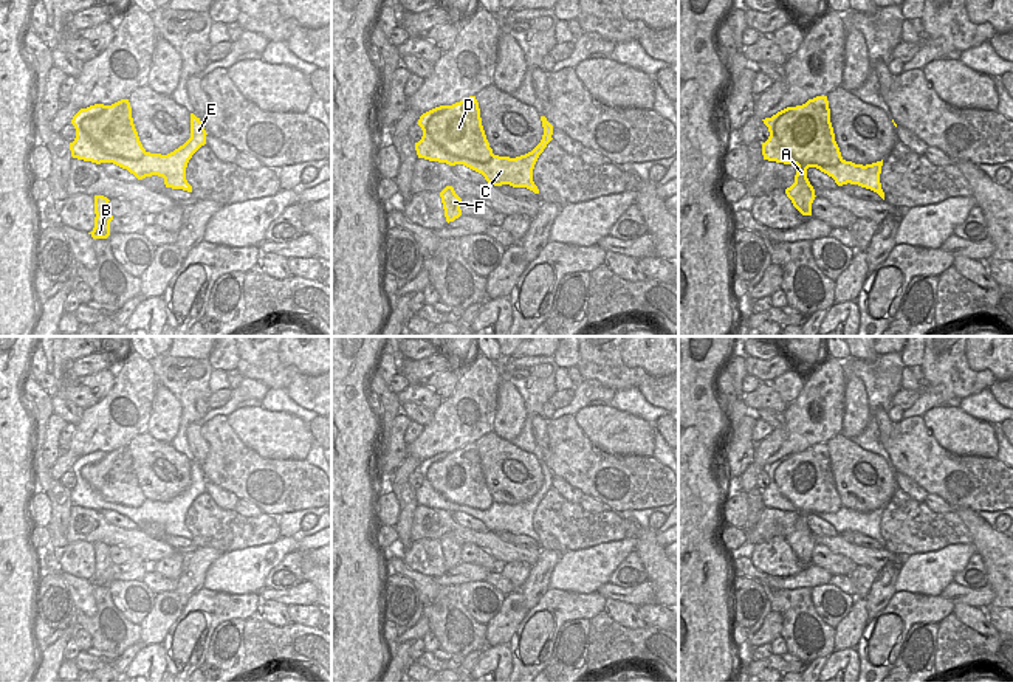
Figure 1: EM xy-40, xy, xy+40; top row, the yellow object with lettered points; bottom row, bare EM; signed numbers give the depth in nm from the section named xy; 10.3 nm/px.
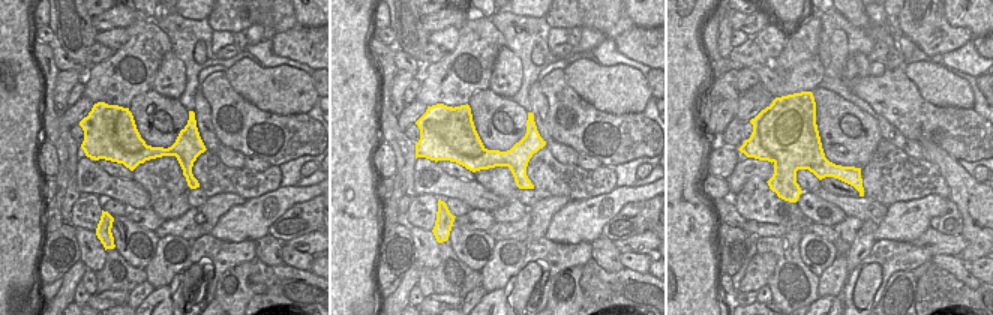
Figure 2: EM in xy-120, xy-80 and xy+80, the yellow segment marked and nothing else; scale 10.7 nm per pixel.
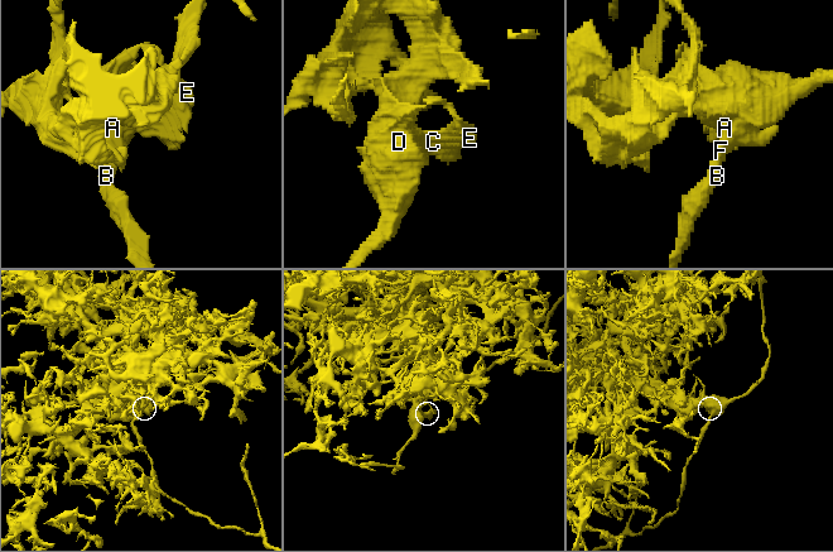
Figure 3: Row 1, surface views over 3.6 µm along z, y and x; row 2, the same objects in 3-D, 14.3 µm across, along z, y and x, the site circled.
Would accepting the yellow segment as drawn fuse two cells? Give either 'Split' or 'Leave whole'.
Split

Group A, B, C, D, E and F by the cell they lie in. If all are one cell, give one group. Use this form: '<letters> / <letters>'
A B D F / C E

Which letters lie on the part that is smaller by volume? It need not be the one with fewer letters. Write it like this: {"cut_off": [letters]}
{"cut_off": ["A", "B", "D", "F"]}

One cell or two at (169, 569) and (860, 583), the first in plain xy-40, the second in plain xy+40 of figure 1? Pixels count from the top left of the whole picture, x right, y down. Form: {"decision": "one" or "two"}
{"decision": "one"}

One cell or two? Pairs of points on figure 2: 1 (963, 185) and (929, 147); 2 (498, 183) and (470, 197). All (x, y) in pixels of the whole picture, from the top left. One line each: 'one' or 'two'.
1: one
2: two

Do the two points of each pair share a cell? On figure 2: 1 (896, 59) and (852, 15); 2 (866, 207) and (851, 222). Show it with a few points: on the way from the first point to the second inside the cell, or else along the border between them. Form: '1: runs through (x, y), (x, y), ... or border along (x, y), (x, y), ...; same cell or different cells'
1: runs through (893, 45), (866, 23); same cell
2: border along (846, 215), (861, 221); different cells

